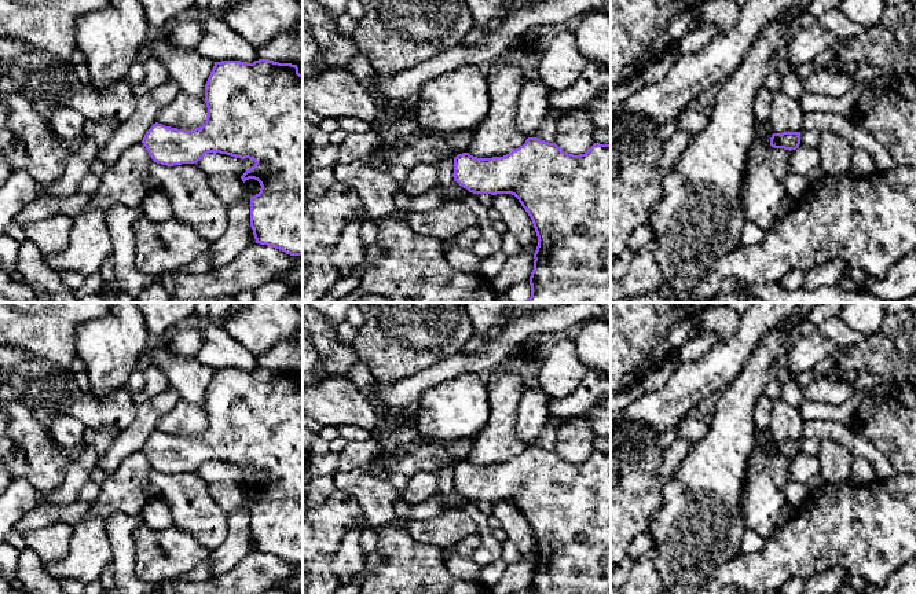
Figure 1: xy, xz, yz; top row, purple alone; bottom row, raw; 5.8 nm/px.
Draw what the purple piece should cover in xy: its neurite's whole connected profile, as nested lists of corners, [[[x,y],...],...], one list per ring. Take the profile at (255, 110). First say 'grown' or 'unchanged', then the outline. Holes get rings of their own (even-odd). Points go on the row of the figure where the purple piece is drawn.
unchanged; [[[259,59],[253,63],[245,63],[241,60],[221,60],[215,62],[215,66],[210,72],[210,76],[205,85],[205,103],[208,107],[206,121],[202,126],[184,131],[177,128],[165,126],[162,124],[155,122],[144,135],[142,143],[144,144],[149,155],[157,164],[173,166],[182,164],[197,164],[202,160],[208,153],[220,153],[227,154],[235,158],[249,158],[256,164],[246,170],[241,179],[245,183],[249,179],[254,179],[260,183],[260,192],[250,198],[250,227],[253,230],[253,235],[256,243],[267,245],[275,249],[279,249],[290,256],[303,256],[303,74],[298,73],[297,65],[292,63],[279,63],[270,59]]]

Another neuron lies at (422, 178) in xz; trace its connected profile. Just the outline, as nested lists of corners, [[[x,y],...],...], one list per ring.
[[[418,164],[408,170],[406,180],[400,188],[408,197],[424,194],[440,184],[439,173],[432,164]]]

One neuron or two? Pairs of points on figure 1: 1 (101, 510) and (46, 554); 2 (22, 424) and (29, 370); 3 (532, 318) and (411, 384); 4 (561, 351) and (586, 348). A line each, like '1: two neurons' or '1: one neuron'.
1: two neurons
2: two neurons
3: one neuron
4: two neurons

